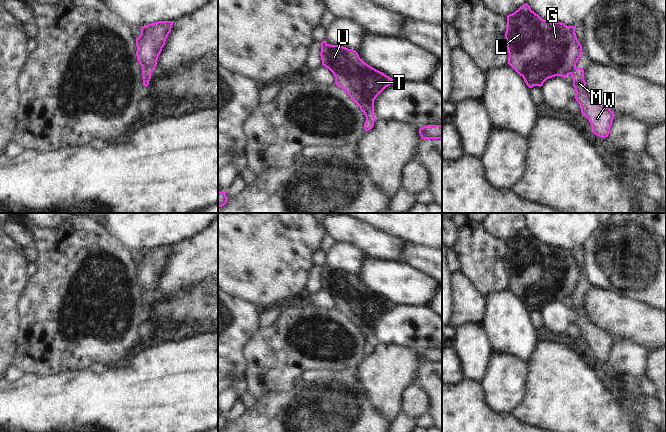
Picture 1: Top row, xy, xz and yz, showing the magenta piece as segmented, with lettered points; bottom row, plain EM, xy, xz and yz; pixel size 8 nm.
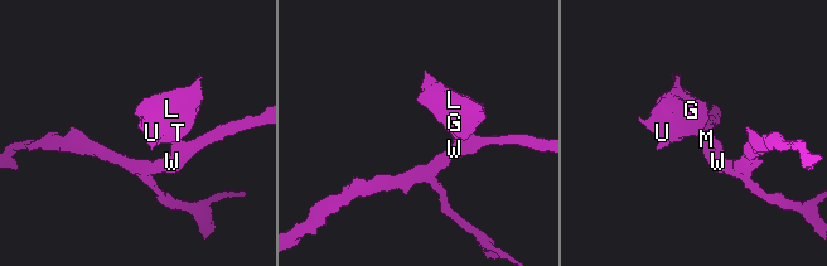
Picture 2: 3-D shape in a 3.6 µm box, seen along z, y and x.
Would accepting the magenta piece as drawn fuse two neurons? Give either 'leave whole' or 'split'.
split

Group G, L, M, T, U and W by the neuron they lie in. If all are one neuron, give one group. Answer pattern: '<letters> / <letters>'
G L T U / M W

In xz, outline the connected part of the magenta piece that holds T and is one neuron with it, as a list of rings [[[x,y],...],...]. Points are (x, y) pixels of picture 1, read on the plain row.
[[[325,264],[322,265],[320,280],[322,289],[333,297],[335,308],[342,312],[360,331],[366,344],[376,345],[377,343],[374,340],[374,324],[394,304],[365,287],[355,274],[341,269],[330,269]]]

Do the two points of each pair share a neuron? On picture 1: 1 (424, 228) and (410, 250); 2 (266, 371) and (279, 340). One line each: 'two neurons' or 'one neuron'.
1: two neurons
2: one neuron

